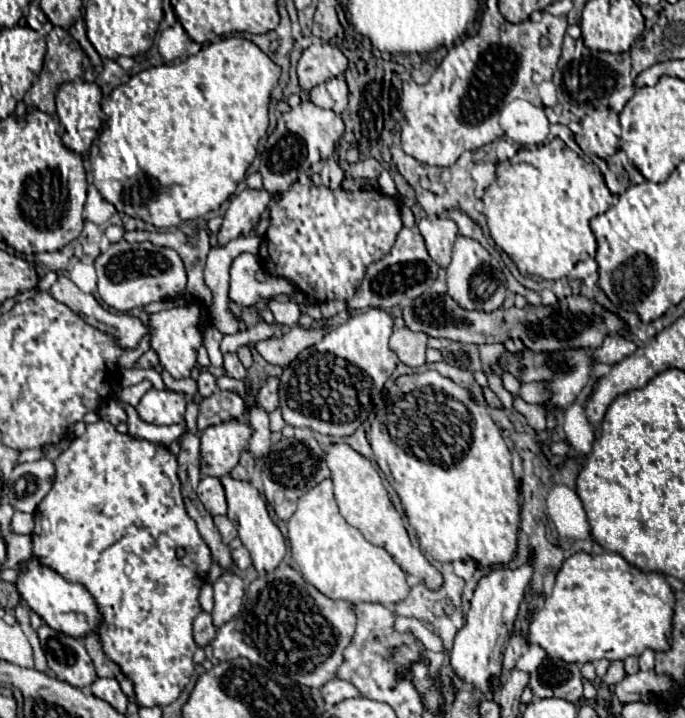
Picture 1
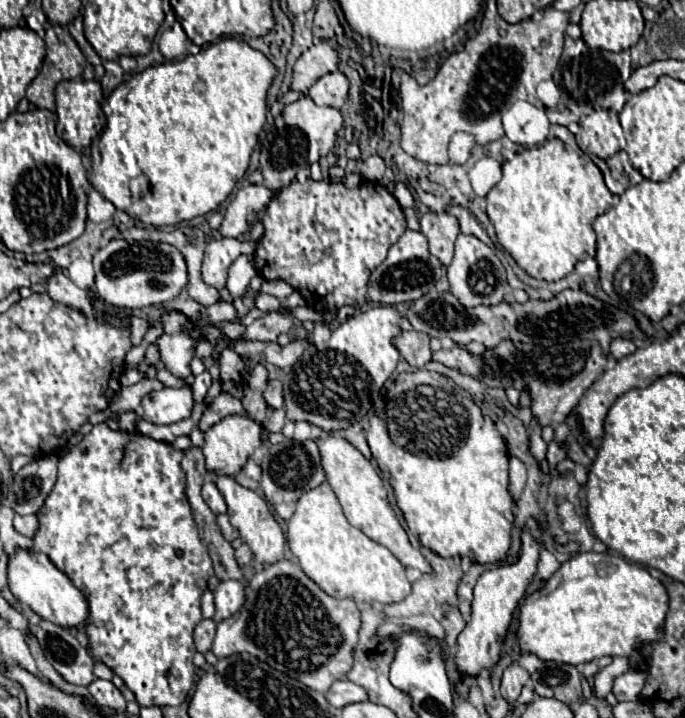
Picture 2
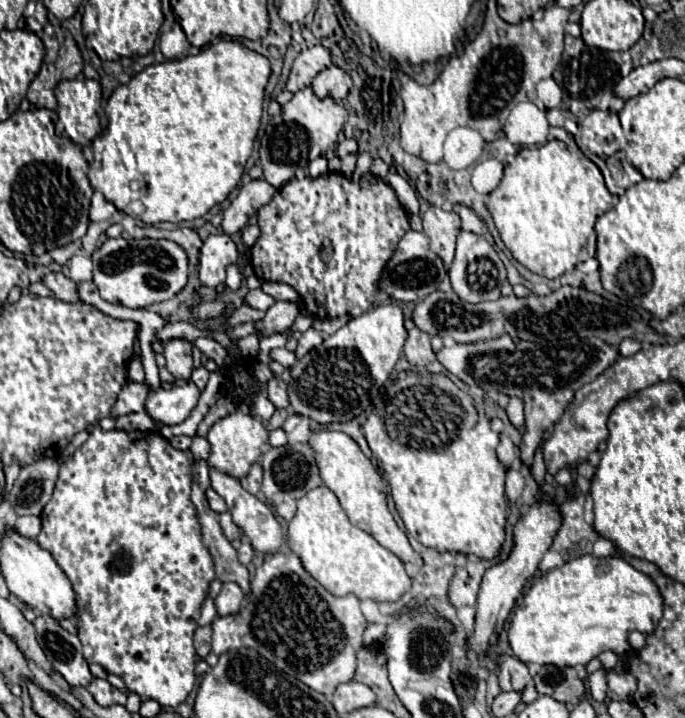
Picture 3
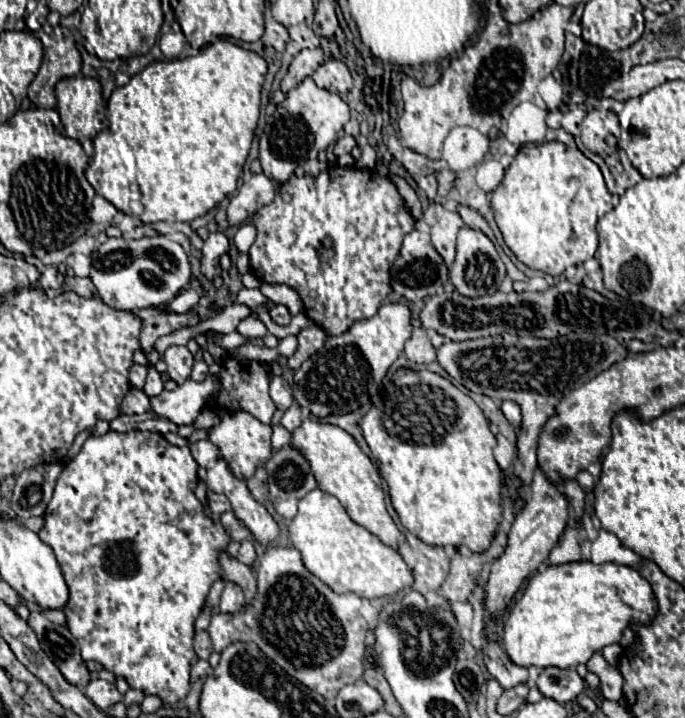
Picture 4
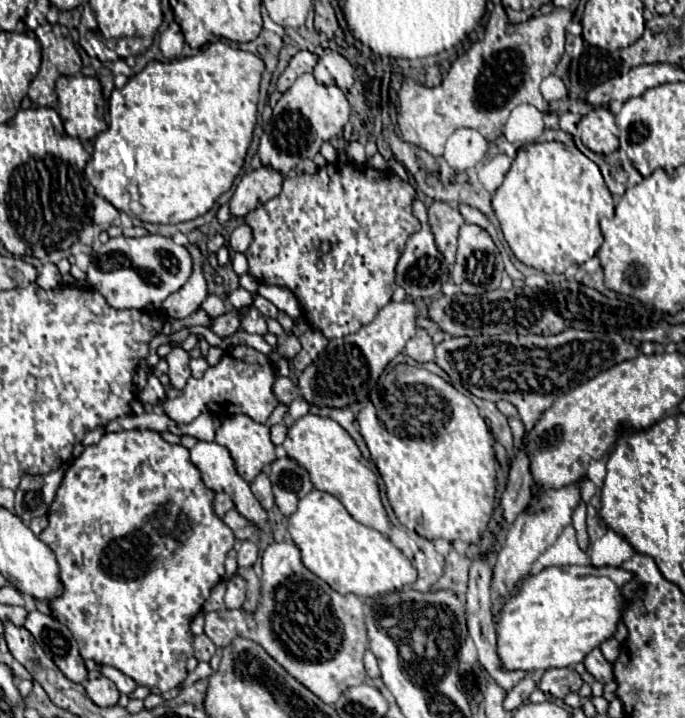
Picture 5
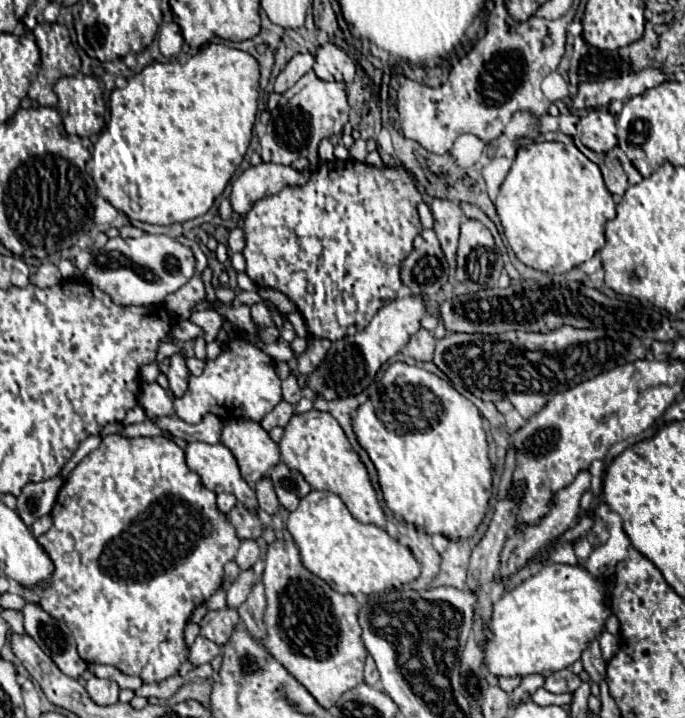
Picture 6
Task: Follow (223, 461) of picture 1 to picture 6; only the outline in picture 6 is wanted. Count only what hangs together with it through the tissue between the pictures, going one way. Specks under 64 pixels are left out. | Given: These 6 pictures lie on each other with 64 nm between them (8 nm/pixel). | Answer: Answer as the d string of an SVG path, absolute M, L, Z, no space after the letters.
M230 420L224 424L220 442L234 454L242 478L254 486L270 468L280 462L278 444L254 420Z

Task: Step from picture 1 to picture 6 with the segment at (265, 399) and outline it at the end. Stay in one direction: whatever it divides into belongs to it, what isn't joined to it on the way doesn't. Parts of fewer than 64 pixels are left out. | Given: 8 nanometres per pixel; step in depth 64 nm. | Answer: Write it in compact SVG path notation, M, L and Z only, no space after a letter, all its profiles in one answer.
M288 376L286 380L282 380L282 398L288 402L288 404L296 404L300 398L302 398L302 390L296 382L296 376Z

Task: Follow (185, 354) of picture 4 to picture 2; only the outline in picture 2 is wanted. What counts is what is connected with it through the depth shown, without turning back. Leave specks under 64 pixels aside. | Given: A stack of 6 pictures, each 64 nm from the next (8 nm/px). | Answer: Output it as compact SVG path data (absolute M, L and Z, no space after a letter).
M170 310L160 316L160 322L164 330L164 334L156 340L160 360L176 378L188 378L192 374L190 362L196 348L196 340L184 332L184 326L190 322L190 318L178 310Z

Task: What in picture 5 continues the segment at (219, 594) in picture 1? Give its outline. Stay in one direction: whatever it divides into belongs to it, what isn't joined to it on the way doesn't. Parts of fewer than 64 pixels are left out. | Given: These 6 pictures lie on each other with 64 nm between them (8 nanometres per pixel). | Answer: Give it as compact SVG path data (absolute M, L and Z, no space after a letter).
M232 576L228 580L228 588L226 588L226 596L224 596L224 606L226 608L242 608L244 594L246 594L246 582L240 576Z

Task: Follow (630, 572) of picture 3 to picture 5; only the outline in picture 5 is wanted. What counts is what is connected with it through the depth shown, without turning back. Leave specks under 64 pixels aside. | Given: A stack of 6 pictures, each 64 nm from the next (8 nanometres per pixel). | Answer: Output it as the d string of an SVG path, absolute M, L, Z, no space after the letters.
M550 566L540 574L528 576L520 586L518 594L512 596L498 620L498 656L502 668L506 670L548 670L548 668L566 668L582 662L586 654L598 648L602 642L610 640L616 632L618 622L622 620L624 608L628 606L622 596L622 586L634 578L632 572L614 566Z

